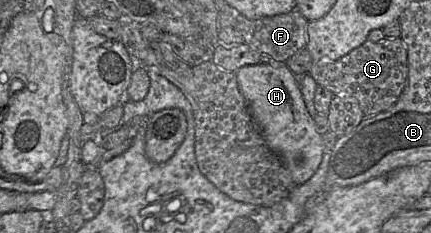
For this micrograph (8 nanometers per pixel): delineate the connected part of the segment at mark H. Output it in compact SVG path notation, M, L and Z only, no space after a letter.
M258 63L239 68L235 76L268 147L283 160L295 185L308 181L325 152L322 135L316 131L314 120L306 109L295 74L286 65L276 68L268 63Z

